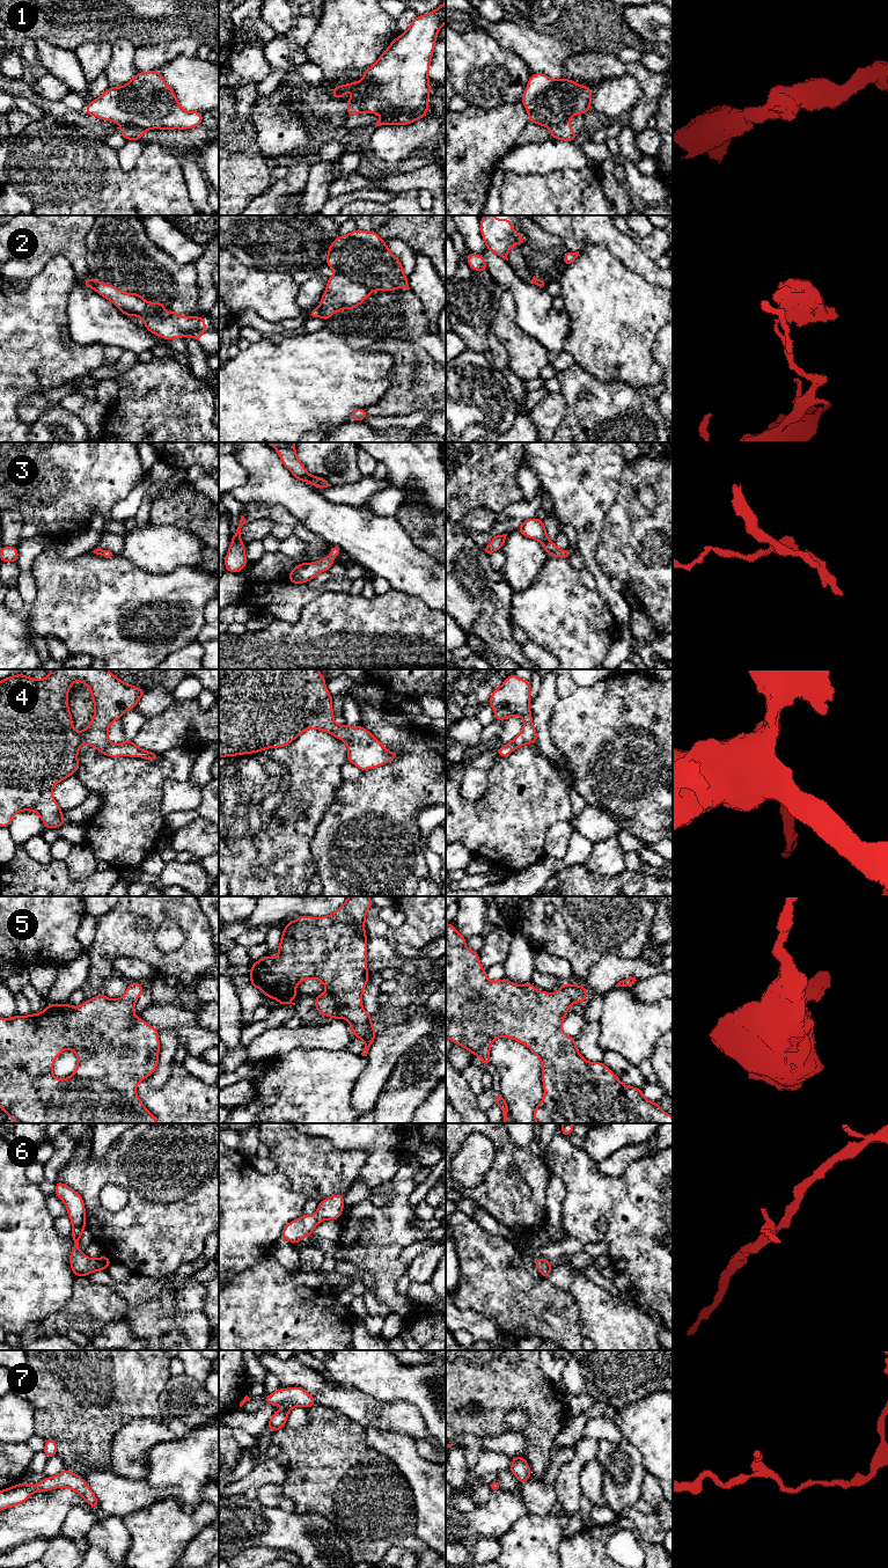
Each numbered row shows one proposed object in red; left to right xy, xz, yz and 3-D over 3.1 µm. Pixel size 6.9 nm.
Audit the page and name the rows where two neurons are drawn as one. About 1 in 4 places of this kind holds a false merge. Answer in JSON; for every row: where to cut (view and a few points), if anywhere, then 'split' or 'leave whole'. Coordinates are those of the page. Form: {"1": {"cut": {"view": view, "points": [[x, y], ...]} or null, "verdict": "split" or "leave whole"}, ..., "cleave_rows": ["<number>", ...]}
{"1": {"cut": {"view": "xy", "points": [[119, 123], [132, 123], [149, 129]]}, "verdict": "split"}, "2": {"cut": {"view": "xy", "points": [[90, 279], [92, 286]]}, "verdict": "split"}, "3": {"cut": null, "verdict": "leave whole"}, "4": {"cut": null, "verdict": "leave whole"}, "5": {"cut": null, "verdict": "leave whole"}, "6": {"cut": null, "verdict": "leave whole"}, "7": {"cut": null, "verdict": "leave whole"}, "cleave_rows": ["1", "2"]}

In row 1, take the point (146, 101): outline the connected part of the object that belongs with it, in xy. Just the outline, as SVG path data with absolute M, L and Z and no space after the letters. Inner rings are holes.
M159 71L140 72L123 87L109 87L100 97L86 104L88 116L118 124L133 124L142 129L192 129L201 125L203 113L185 111L174 90L166 83Z

